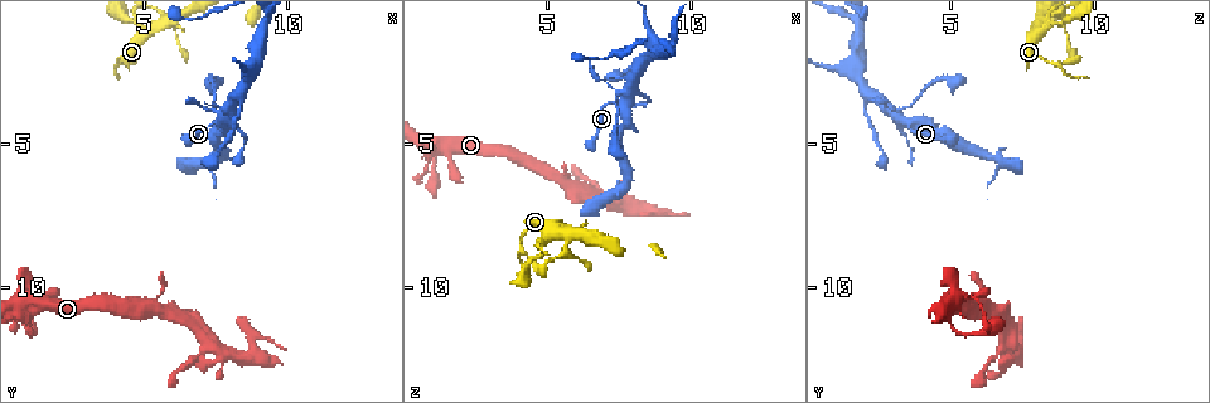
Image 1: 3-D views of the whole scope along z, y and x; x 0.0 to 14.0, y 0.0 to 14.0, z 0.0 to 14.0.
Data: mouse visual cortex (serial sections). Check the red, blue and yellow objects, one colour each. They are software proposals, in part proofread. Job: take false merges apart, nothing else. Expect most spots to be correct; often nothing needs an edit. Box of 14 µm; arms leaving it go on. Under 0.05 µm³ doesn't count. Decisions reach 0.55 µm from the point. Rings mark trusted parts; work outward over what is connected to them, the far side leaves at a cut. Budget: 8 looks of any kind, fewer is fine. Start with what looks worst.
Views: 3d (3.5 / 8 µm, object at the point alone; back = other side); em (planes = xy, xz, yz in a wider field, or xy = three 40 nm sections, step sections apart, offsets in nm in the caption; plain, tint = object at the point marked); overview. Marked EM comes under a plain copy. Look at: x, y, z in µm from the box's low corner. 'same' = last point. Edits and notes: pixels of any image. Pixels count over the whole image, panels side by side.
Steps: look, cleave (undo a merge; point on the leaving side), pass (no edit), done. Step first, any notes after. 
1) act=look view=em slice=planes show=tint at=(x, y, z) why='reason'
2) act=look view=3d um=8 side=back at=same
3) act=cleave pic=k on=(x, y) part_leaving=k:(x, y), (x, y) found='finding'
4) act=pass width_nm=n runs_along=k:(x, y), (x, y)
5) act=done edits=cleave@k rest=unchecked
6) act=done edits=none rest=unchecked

act=look view=3d um=3.5 at=(7.6, 12.2, 7.0) why='arms run side by side'

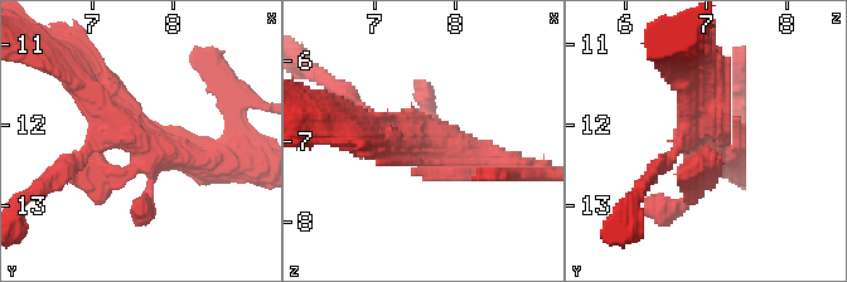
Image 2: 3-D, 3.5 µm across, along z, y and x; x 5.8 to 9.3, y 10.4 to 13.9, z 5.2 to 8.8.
act=look view=em slice=xy step=1 show=tint at=(7.60, 12.20, 6.90)

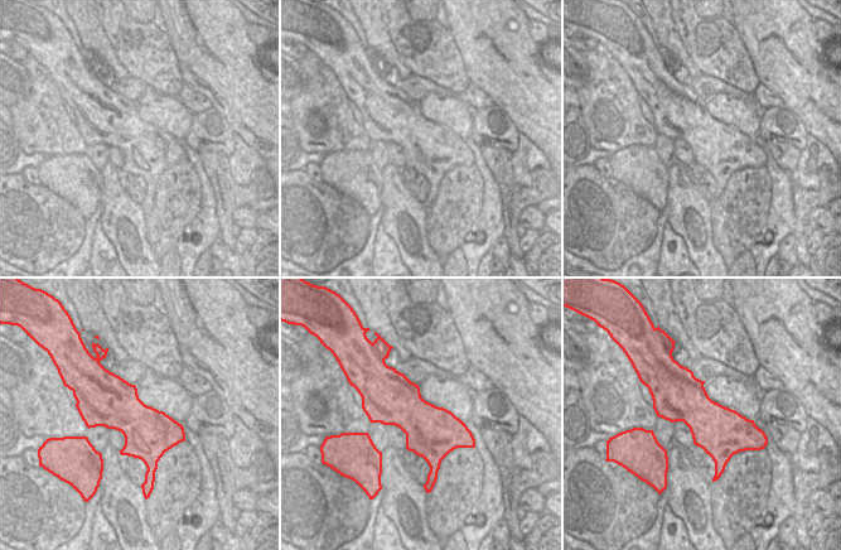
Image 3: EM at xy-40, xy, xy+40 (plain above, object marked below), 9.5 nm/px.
act=pass width_nm=500 runs_along=2:(76, 79), (141, 142), (214, 157) found='all the same cell'

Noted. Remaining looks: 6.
act=look view=3d um=3.5 at=(8.3, 3.3, 2.2) why='thin arm on a thick one'

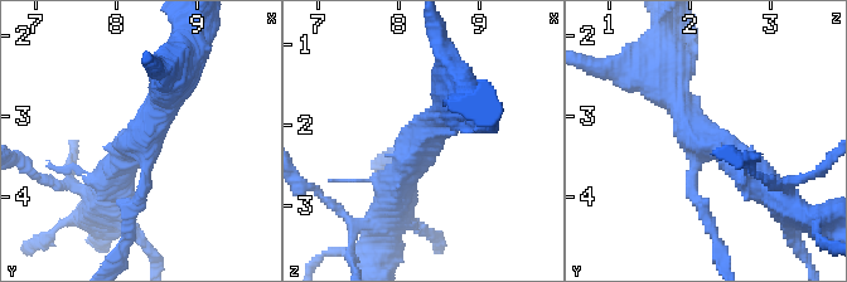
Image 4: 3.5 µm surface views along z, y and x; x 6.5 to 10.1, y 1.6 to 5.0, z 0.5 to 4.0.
act=look view=em slice=xy step=3 show=tint at=(8.30, 3.35, 2.20) arms=3 arm_widths_nm=150,400,400 why='need the tissue'

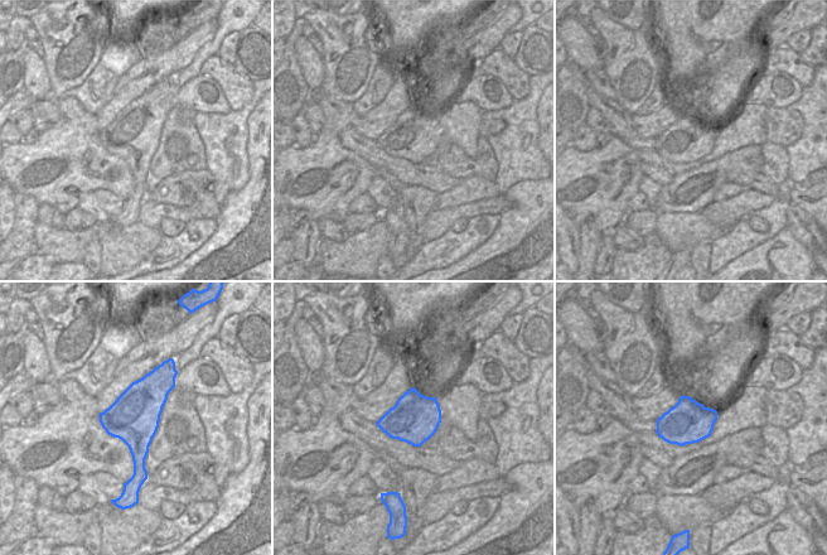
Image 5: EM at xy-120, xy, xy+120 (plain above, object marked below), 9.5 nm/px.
act=pass runs_along=4:(765, 190), (703, 144), (668, 78) found='all the same cell'

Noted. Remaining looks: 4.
act=look view=3d um=8 at=(7.5, 5.4, 2.6) why='thin neck'

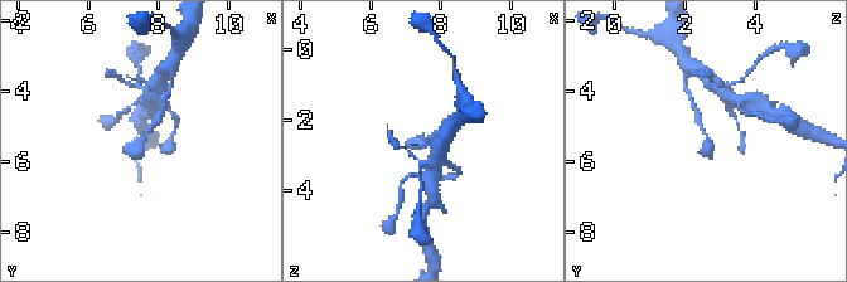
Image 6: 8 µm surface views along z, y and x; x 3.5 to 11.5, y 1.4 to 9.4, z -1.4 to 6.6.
act=look view=em slice=xy step=1 show=tint at=(7.6, 5.3, 2.7) why='need the tissue'

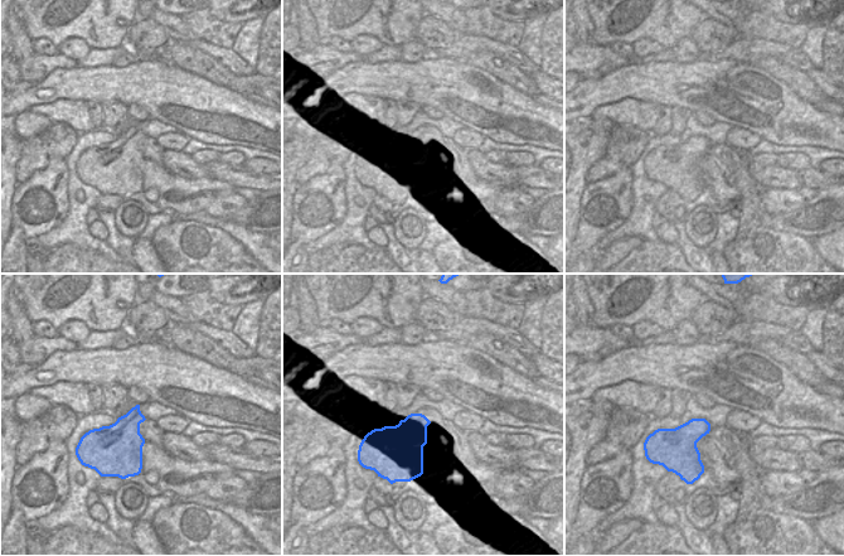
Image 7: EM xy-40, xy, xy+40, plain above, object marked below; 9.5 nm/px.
act=pass runs_along=6:(163, 110), (138, 144), (141, 159) found='one cell here'

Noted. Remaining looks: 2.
act=done edits=none rest=unchecked

